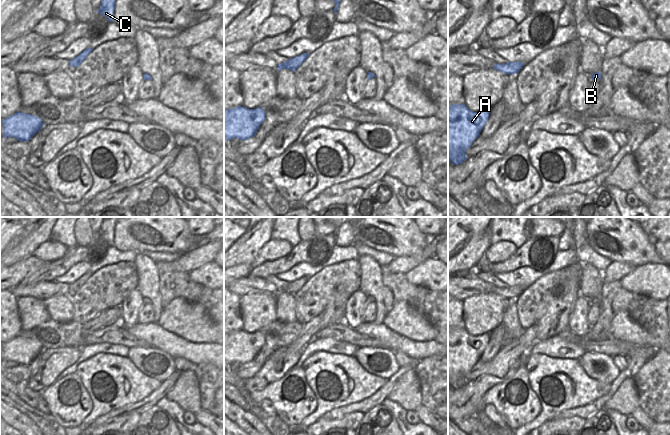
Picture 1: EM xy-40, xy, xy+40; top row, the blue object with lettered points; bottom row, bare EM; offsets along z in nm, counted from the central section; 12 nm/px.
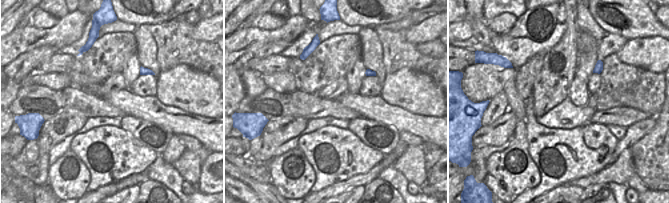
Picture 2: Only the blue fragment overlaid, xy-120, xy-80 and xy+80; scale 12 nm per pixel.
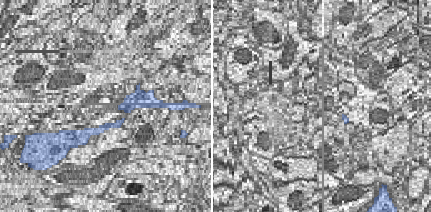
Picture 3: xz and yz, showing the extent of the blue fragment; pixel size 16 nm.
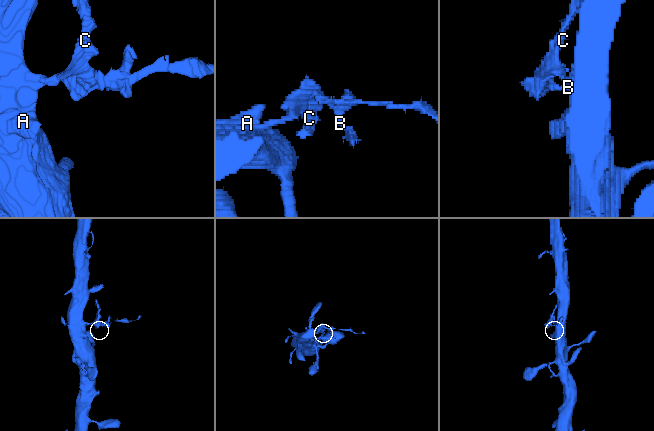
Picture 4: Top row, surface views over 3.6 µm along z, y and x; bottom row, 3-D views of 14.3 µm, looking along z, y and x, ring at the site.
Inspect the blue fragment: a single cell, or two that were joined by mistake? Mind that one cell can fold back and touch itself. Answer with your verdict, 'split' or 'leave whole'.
split

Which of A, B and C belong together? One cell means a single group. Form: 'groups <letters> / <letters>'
groups A / B C

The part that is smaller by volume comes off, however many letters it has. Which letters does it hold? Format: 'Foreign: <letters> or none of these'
Foreign: B, C

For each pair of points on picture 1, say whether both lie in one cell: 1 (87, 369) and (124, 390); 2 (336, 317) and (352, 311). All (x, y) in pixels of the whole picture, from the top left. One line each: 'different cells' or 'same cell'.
1: same cell
2: different cells

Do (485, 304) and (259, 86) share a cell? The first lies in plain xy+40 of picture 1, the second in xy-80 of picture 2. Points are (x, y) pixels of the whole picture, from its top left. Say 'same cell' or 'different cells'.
same cell

